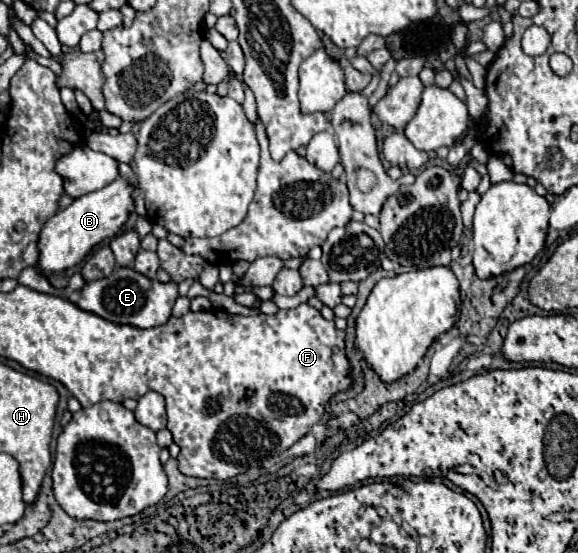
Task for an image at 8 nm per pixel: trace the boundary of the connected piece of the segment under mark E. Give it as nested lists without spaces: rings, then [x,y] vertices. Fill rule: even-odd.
[[[116,266],[110,278],[94,280],[84,286],[78,306],[82,310],[94,312],[110,322],[132,324],[138,328],[154,328],[154,326],[162,326],[168,322],[176,298],[178,298],[178,286],[174,282],[162,284],[158,280],[146,278],[144,274],[138,274],[132,268]]]

